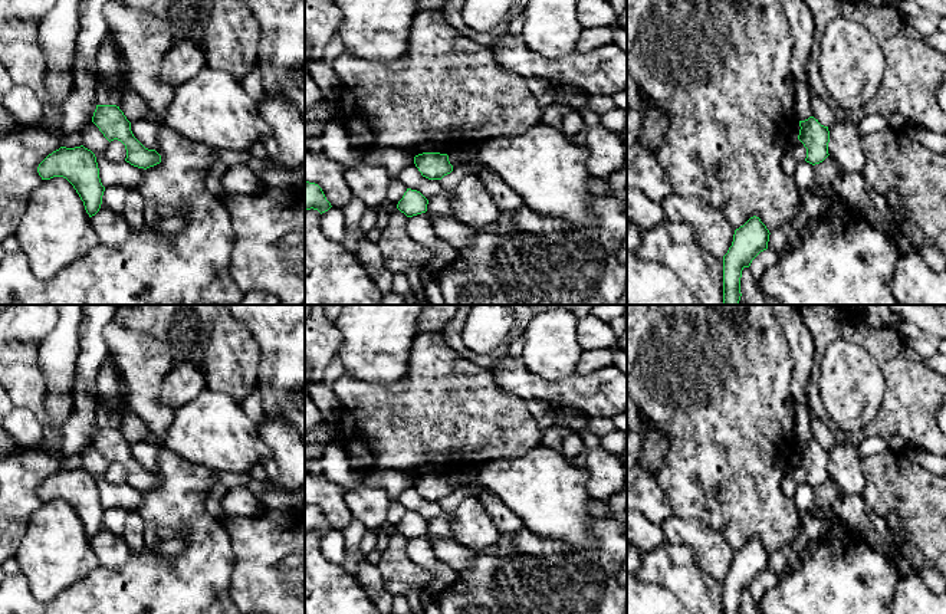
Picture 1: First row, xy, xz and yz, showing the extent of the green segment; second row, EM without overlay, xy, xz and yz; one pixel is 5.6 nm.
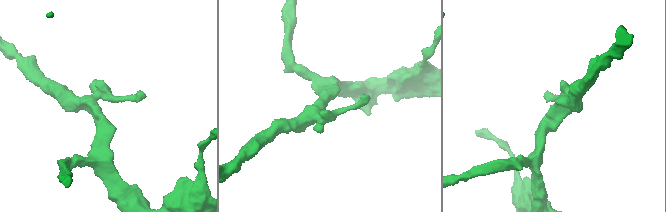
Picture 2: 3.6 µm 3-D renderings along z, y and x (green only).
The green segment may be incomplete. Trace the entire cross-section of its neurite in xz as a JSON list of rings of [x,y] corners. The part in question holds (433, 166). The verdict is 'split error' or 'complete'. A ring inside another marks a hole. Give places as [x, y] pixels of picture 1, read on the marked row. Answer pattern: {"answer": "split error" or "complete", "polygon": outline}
{"answer": "complete", "polygon": [[[423,152],[414,157],[414,164],[423,177],[428,180],[441,180],[453,171],[447,154]]]}

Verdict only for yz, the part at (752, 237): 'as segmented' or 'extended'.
as segmented

